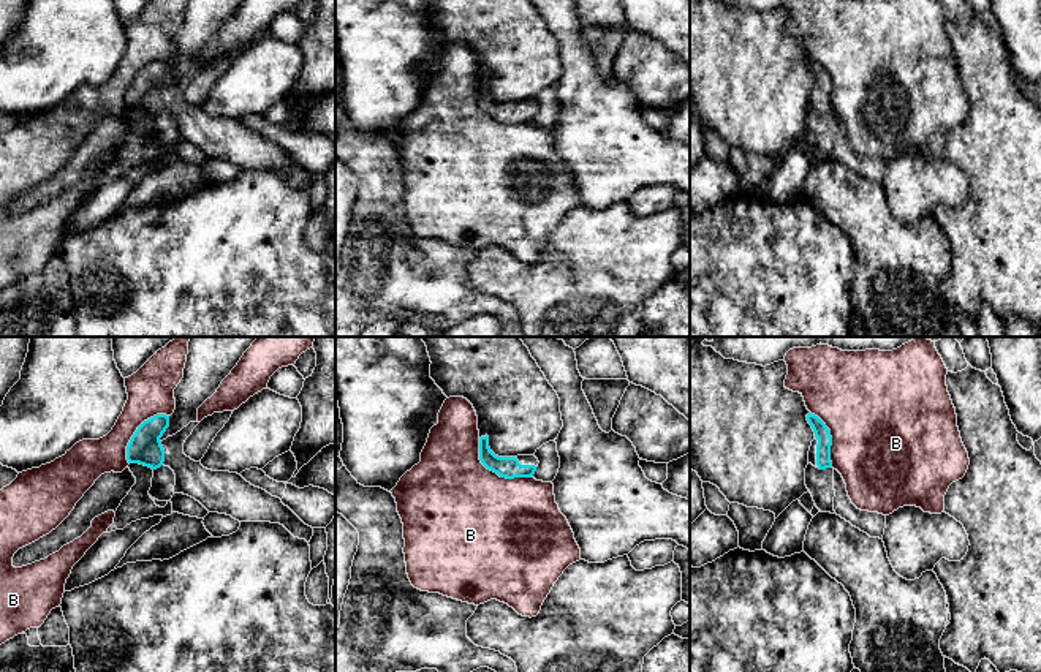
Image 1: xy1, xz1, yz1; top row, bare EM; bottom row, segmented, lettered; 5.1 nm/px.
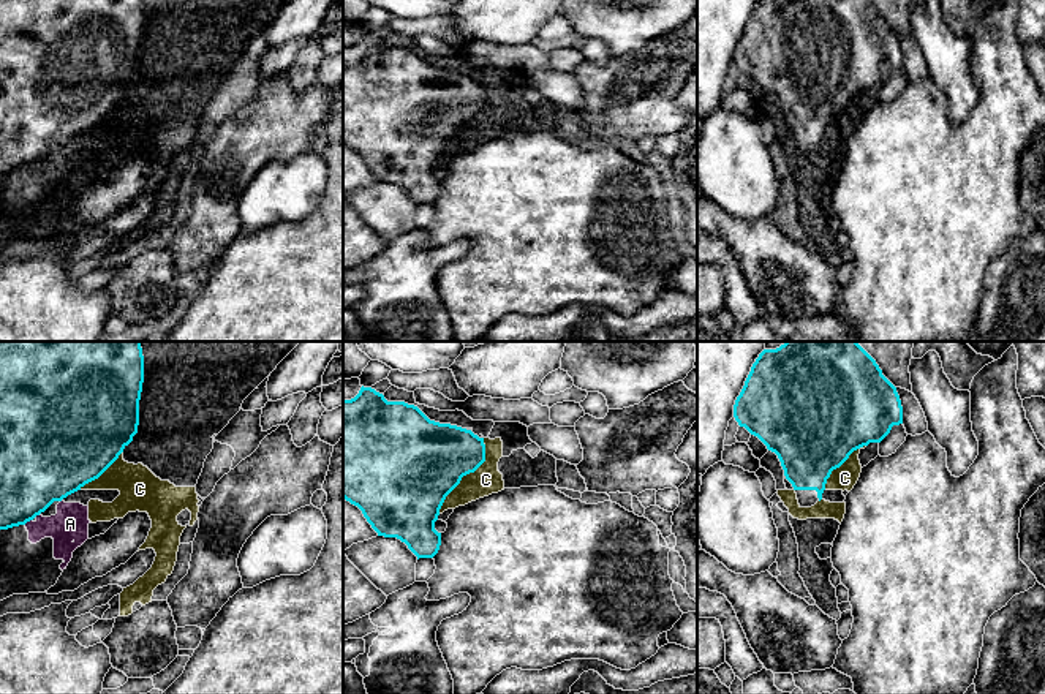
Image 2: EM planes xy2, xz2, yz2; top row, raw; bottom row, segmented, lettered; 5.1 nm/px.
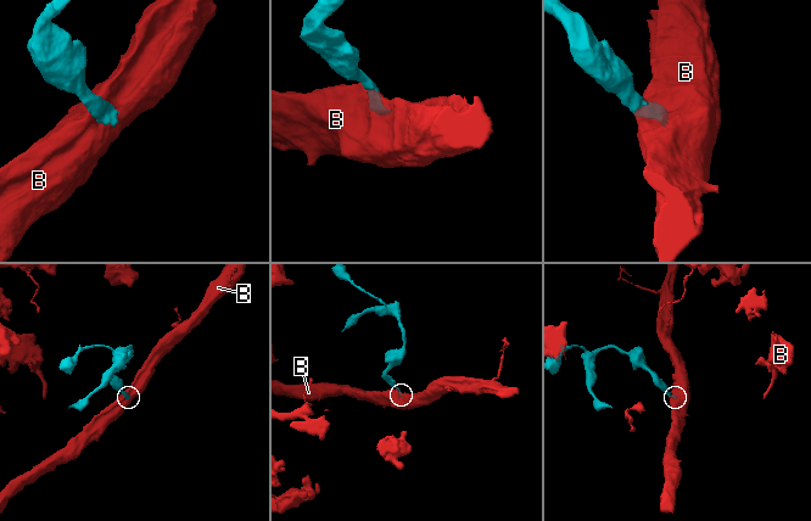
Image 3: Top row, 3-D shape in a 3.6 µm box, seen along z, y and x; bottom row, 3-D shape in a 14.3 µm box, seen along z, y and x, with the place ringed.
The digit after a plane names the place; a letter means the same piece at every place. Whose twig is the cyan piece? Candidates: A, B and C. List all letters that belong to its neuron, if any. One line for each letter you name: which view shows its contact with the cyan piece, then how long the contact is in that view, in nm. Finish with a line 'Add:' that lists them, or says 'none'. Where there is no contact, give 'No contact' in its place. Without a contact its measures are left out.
Add: none

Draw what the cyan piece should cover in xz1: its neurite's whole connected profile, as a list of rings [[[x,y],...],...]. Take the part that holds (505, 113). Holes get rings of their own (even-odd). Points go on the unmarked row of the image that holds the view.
[[[489,82],[479,84],[479,106],[481,109],[497,119],[500,123],[532,123],[538,112],[535,101],[498,103],[489,93]]]

